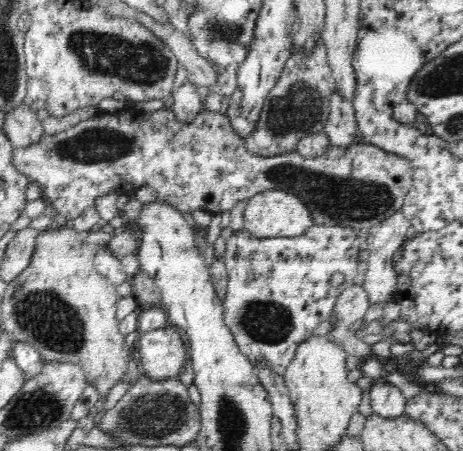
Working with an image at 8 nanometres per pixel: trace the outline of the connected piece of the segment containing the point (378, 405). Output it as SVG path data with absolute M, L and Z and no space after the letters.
M384 377L373 380L369 395L374 413L384 418L397 417L405 413L407 399L398 387L384 381Z

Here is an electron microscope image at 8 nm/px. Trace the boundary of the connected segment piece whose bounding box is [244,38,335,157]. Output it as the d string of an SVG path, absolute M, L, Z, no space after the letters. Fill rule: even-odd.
M322 38L310 53L299 51L292 54L276 86L266 98L256 130L244 139L246 149L256 156L284 155L297 151L301 138L322 131L328 118L330 96L335 88L332 74Z

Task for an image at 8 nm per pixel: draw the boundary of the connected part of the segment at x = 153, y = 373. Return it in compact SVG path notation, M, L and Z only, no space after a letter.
M174 326L137 334L140 371L152 379L178 378L186 365L186 348Z

